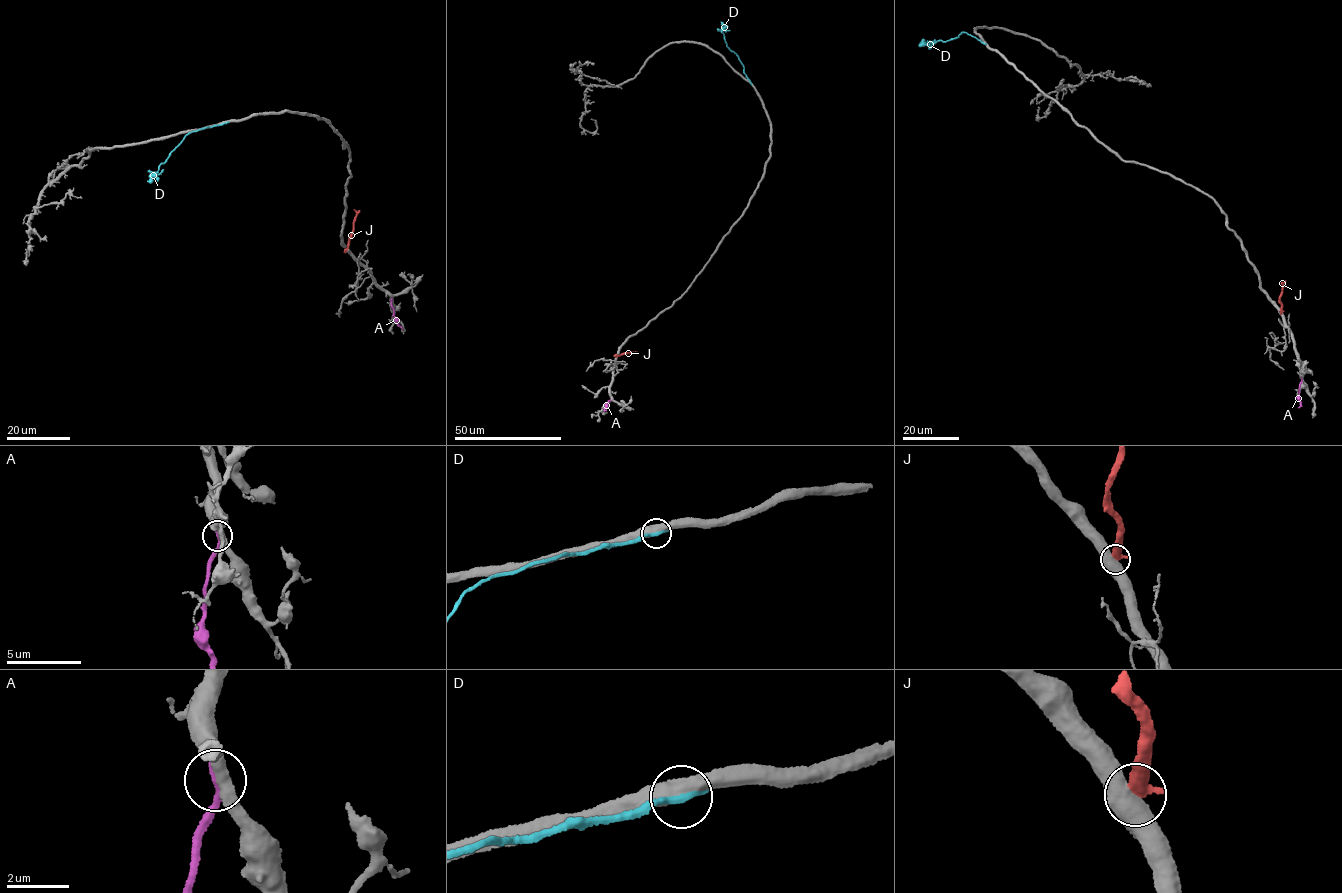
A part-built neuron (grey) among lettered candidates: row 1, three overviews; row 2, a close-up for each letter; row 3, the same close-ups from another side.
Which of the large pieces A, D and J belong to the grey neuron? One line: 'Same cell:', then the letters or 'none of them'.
Same cell: A

